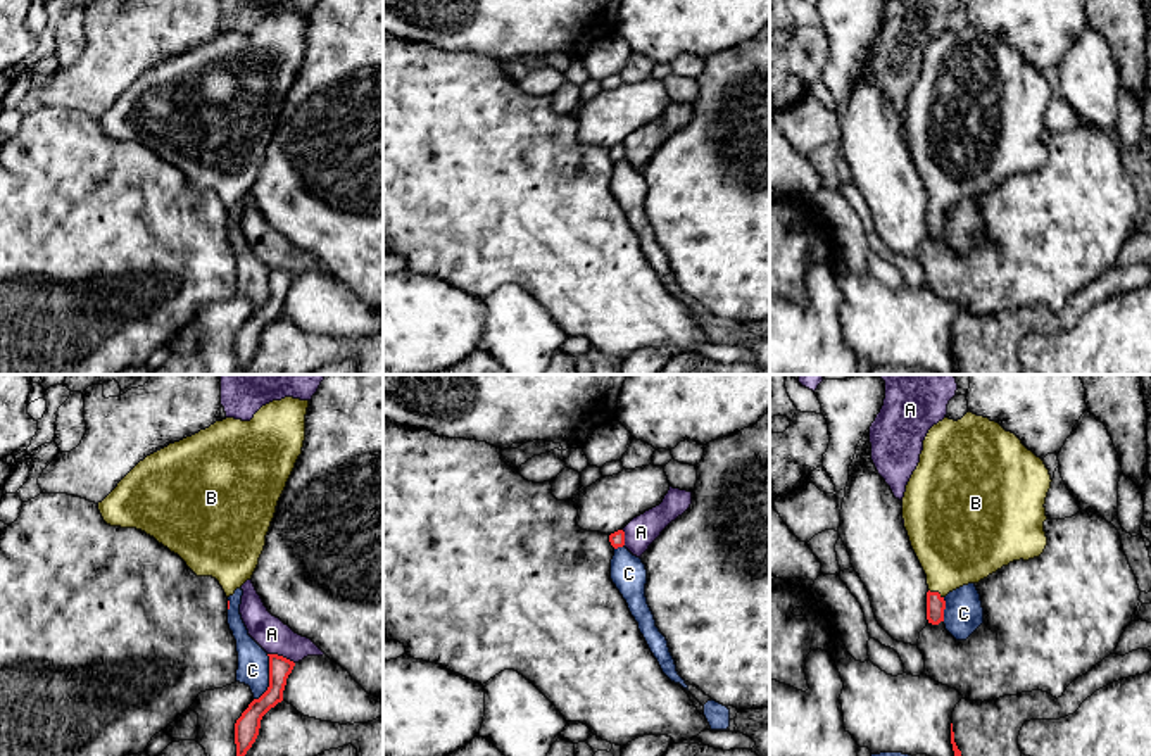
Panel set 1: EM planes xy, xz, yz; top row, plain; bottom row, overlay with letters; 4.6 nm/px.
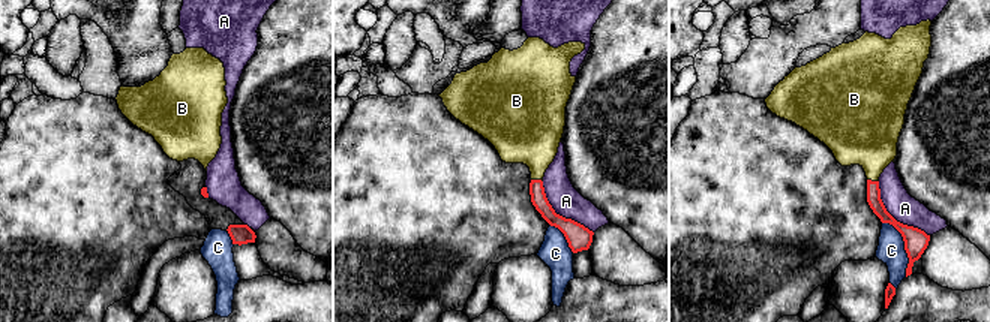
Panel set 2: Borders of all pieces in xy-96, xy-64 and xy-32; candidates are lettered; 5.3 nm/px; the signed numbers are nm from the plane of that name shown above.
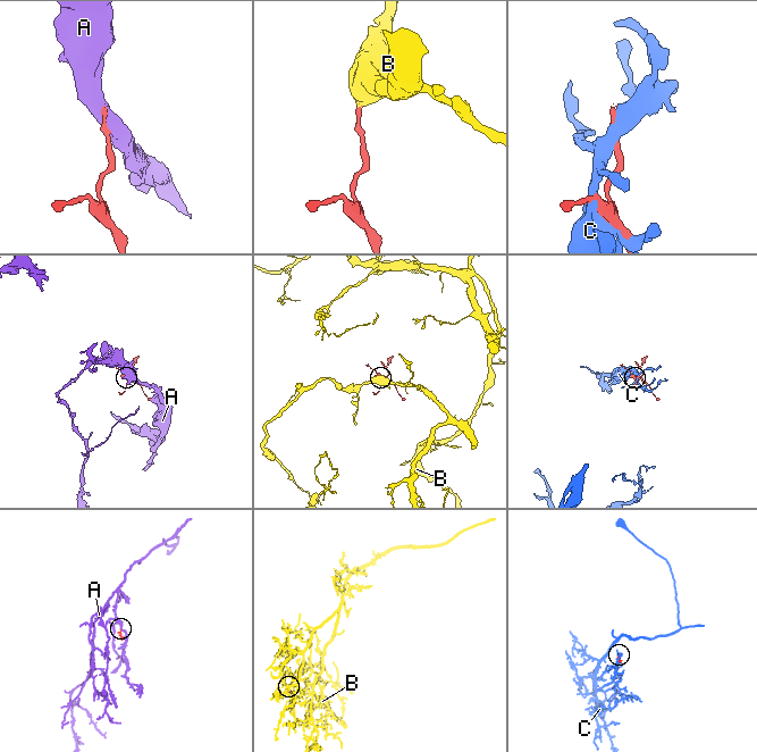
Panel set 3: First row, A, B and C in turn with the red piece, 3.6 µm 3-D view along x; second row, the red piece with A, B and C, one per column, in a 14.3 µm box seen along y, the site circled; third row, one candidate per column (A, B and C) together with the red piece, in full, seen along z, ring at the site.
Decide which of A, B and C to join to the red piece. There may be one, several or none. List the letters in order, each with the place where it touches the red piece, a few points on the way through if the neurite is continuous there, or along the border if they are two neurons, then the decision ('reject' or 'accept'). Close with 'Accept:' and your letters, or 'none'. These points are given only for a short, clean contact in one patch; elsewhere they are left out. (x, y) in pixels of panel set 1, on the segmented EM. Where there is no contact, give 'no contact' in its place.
A: xy (282, 656) | reject
B: yz (936, 592) | across yz (936, 604), (936, 592), (956, 544) | accept
C: xy (270, 679) | reject
Accept: B

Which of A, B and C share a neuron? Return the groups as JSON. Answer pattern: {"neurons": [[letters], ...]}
{"neurons": [["A"], ["B"], ["C"]]}

